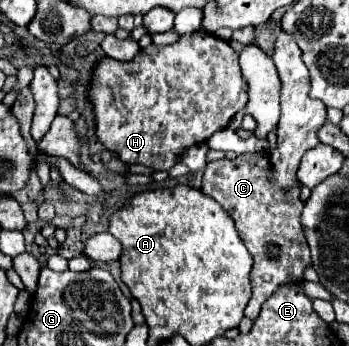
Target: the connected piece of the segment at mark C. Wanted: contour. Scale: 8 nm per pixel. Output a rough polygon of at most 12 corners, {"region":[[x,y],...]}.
{"region":[[266,153],[208,163],[202,193],[254,257],[244,315],[312,263],[300,189]]}

